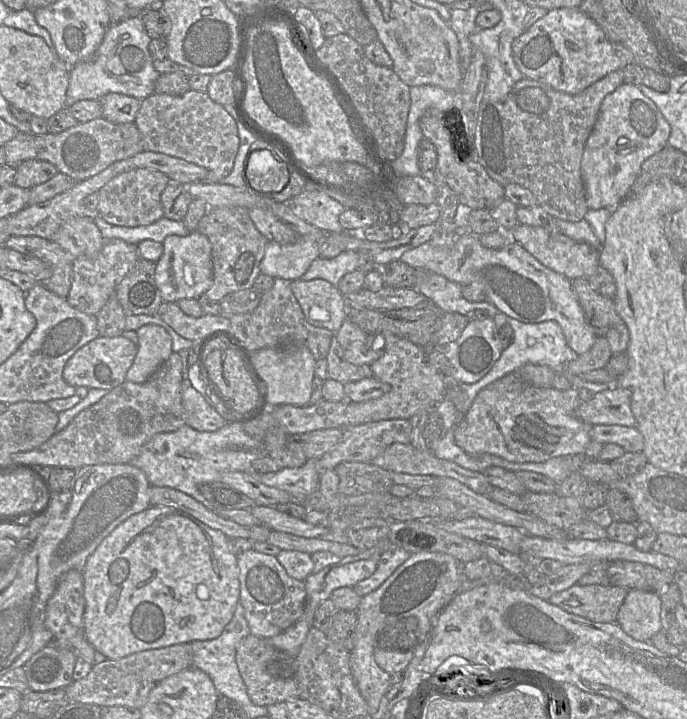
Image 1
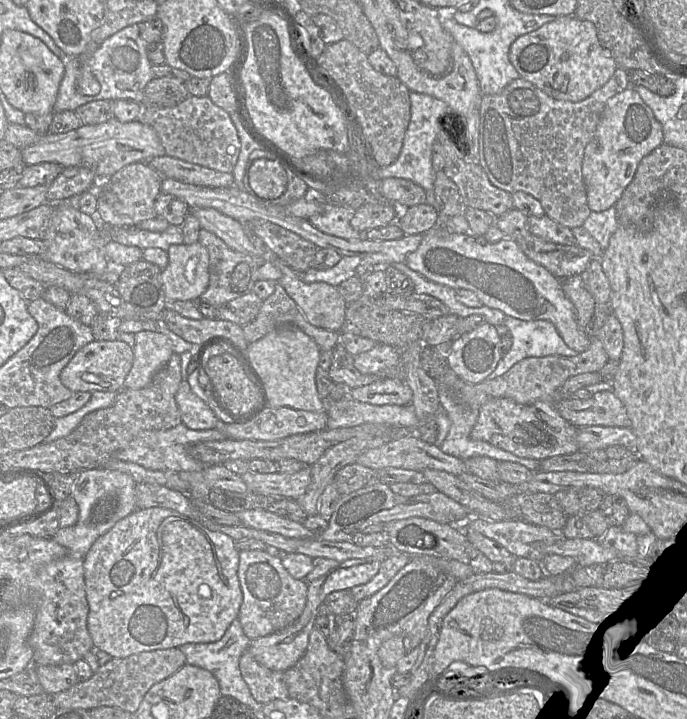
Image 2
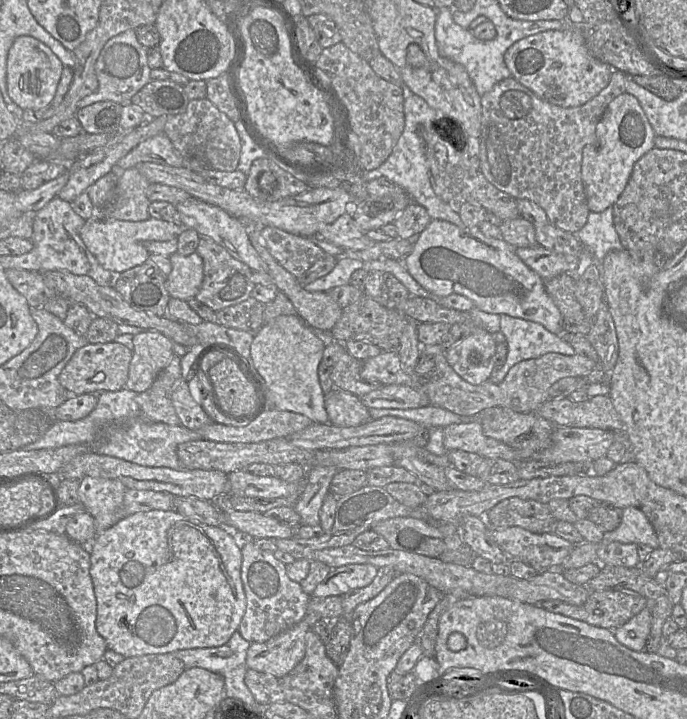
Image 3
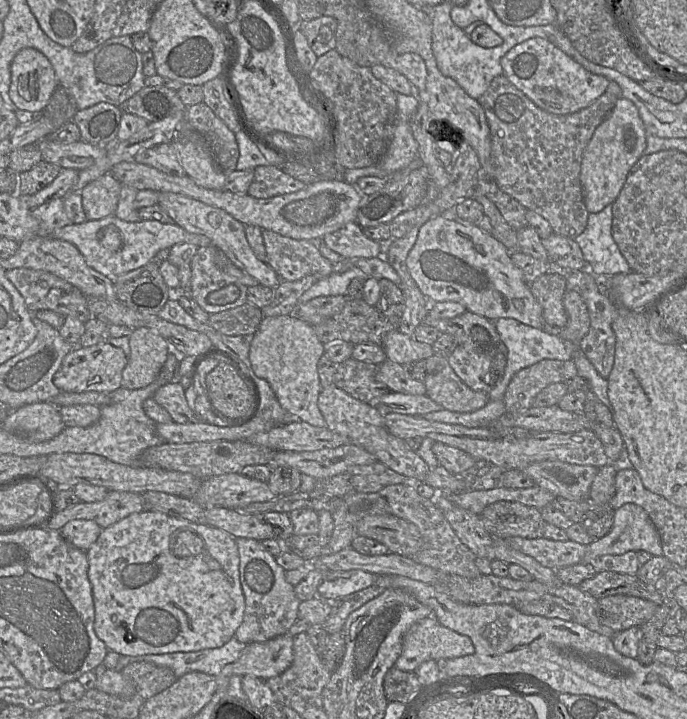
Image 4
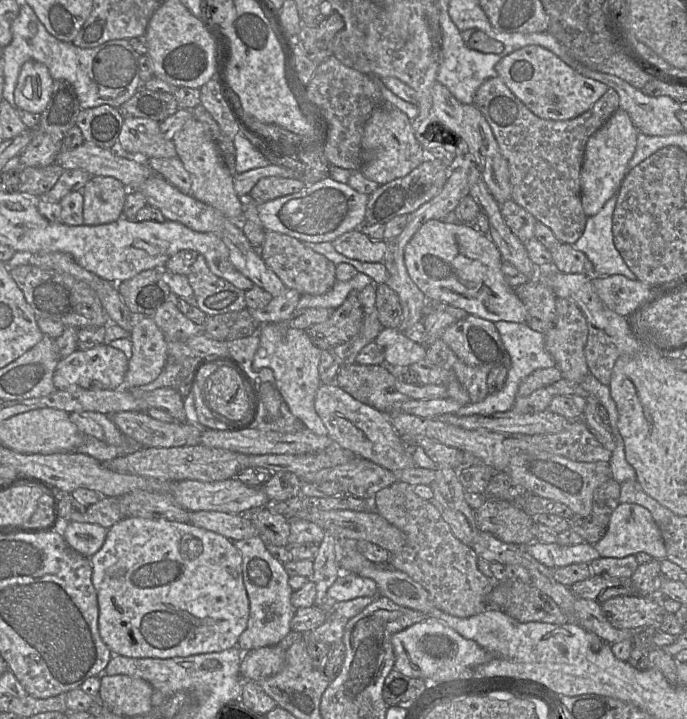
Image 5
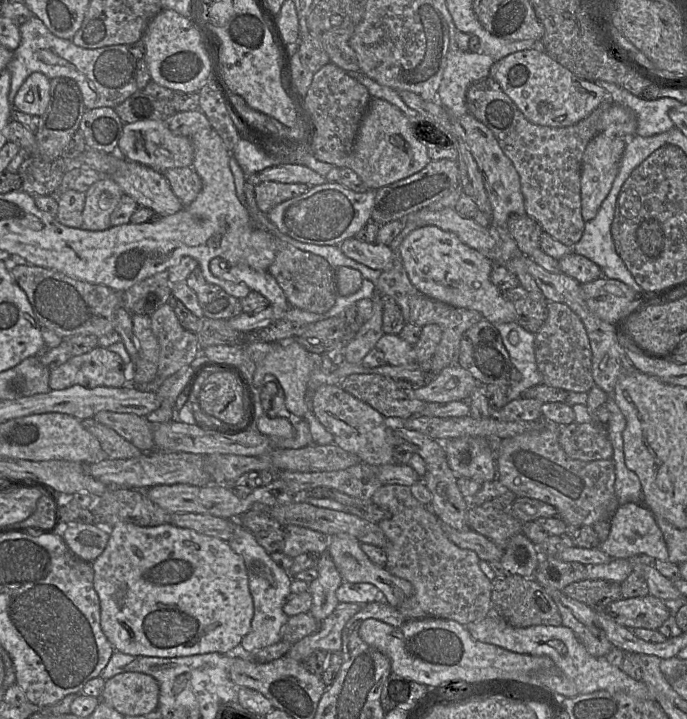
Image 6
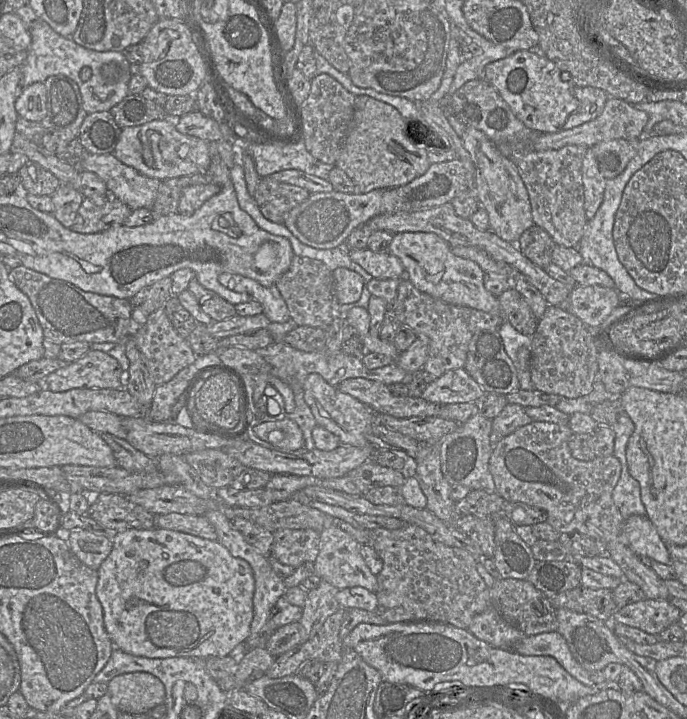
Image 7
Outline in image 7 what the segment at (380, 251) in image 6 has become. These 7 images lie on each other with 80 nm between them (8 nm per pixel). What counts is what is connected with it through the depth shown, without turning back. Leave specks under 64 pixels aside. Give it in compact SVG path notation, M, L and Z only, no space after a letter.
M368 248L347 250L348 255L373 278L377 279L403 279L406 277L401 261L389 252L376 253Z

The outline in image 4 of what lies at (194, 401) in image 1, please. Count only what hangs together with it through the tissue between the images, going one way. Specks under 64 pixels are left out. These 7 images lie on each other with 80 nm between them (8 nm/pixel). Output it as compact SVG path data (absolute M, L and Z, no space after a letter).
M179 377L157 389L153 398L169 412L173 421L177 423L183 424L198 420L188 405L185 389L179 382Z

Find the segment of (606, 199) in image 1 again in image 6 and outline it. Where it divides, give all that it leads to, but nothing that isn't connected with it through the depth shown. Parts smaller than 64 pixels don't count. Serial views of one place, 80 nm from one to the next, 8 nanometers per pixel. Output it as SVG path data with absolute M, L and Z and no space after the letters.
M597 133L587 144L581 164L581 212L585 222L596 216L602 202L609 194L618 174L628 137L632 136Z

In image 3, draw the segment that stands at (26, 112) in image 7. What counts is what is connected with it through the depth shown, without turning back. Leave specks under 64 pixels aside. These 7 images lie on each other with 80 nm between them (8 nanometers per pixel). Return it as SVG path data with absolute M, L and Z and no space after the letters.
M32 36L17 37L7 56L7 91L23 110L46 108L53 100L63 70L63 63L43 42Z

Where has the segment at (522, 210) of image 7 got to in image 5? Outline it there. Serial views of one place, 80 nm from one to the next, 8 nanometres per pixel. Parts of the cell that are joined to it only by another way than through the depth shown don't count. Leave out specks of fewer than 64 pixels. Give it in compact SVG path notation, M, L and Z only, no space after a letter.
M440 82L432 87L432 111L438 121L437 126L453 139L461 139L466 143L468 151L473 155L474 162L482 174L489 192L501 205L511 200L510 172L507 160L502 155L492 129L483 114L474 104L460 103L451 92Z

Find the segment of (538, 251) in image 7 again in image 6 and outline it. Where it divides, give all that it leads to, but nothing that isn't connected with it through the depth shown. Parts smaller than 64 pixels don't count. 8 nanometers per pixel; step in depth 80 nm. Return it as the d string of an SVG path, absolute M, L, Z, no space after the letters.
M512 214L507 220L507 228L520 251L527 256L540 248L543 232L539 223L527 214Z

